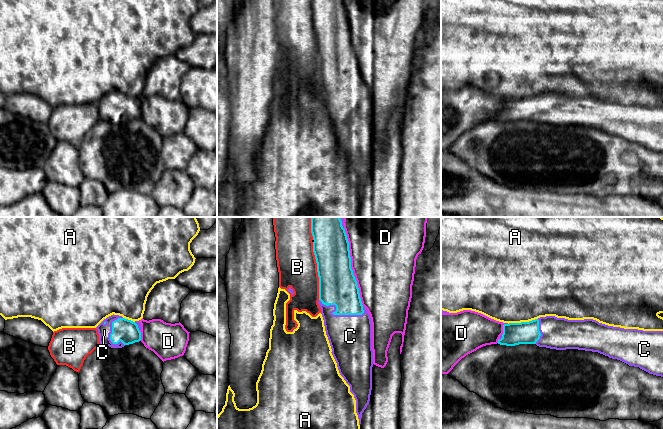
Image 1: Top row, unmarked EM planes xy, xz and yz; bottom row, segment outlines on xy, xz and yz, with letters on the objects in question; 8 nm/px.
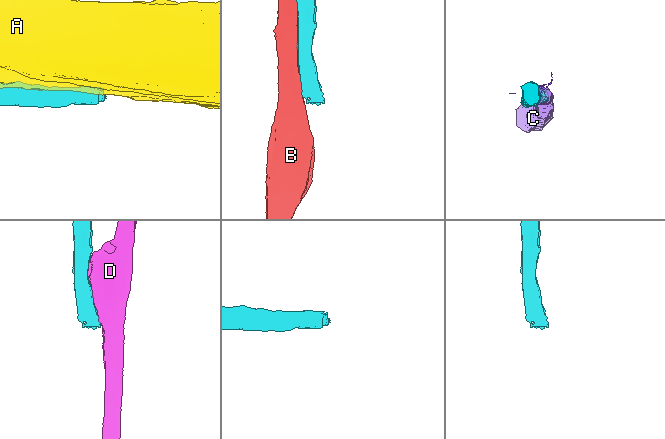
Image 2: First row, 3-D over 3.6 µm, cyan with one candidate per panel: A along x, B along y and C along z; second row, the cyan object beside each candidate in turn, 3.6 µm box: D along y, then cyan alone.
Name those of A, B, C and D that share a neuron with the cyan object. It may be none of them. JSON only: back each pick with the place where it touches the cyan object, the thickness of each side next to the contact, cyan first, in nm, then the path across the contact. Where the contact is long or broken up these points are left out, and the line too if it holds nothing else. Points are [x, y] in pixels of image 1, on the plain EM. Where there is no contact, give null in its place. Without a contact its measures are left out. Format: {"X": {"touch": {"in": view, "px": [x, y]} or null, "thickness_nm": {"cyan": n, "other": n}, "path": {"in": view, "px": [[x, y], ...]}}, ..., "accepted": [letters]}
{"C": {"touch": {"in": "xz", "px": [337, 90]}, "thickness_nm": {"cyan": 300, "other": 360}}, "accepted": ["C"]}

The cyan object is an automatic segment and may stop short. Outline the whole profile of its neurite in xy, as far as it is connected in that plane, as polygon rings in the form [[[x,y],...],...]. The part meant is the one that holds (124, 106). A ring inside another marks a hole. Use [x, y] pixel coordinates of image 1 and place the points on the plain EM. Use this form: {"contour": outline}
{"contour": [[[111,91],[97,103],[100,120],[111,124],[122,124],[125,121],[141,117],[141,100],[119,91]]]}

